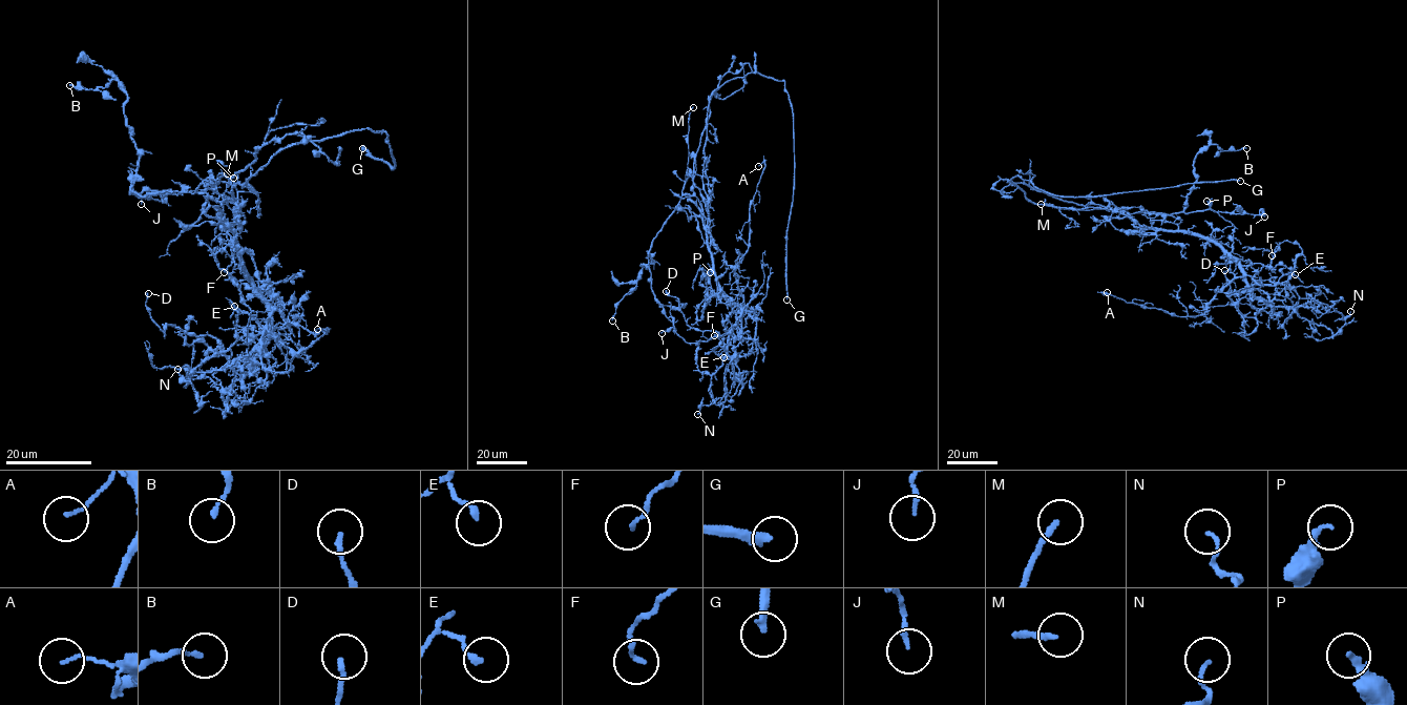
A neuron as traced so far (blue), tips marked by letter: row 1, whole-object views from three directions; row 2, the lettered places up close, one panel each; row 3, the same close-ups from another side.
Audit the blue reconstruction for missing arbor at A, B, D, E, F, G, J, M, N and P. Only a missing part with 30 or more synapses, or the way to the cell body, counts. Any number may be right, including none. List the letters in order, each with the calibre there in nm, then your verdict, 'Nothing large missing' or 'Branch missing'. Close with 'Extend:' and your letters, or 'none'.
A: Thickness 90 nm. Nothing large missing
B: Thickness 140 nm. Nothing large missing
D: Thickness 160 nm. Nothing large missing
E: Thickness 180 nm. Nothing large missing
F: Thickness 160 nm. Nothing large missing
G: Thickness 280 nm. Branch missing
J: Thickness 150 nm. Nothing large missing
M: Thickness 180 nm. Nothing large missing
N: Thickness 120 nm. Nothing large missing
P: Thickness 190 nm. Nothing large missing
Extend: G

